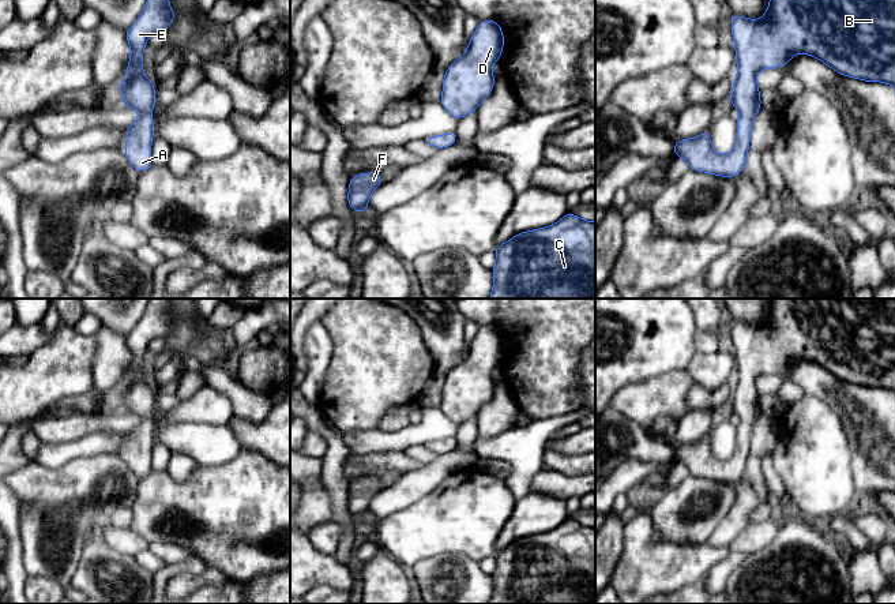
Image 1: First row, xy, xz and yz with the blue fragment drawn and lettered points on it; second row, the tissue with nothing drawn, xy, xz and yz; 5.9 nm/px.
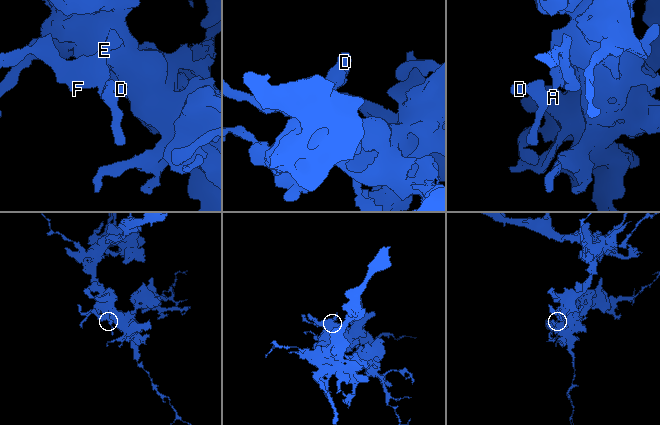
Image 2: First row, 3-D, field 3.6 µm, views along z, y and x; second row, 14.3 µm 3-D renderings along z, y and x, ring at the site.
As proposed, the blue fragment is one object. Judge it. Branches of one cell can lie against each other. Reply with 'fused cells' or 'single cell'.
single cell

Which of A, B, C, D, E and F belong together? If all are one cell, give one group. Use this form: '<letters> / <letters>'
A B C D E F

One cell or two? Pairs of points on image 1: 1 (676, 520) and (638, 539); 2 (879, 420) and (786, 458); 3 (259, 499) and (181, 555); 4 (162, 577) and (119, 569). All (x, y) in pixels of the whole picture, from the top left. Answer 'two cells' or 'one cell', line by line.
1: two cells
2: two cells
3: two cells
4: two cells

